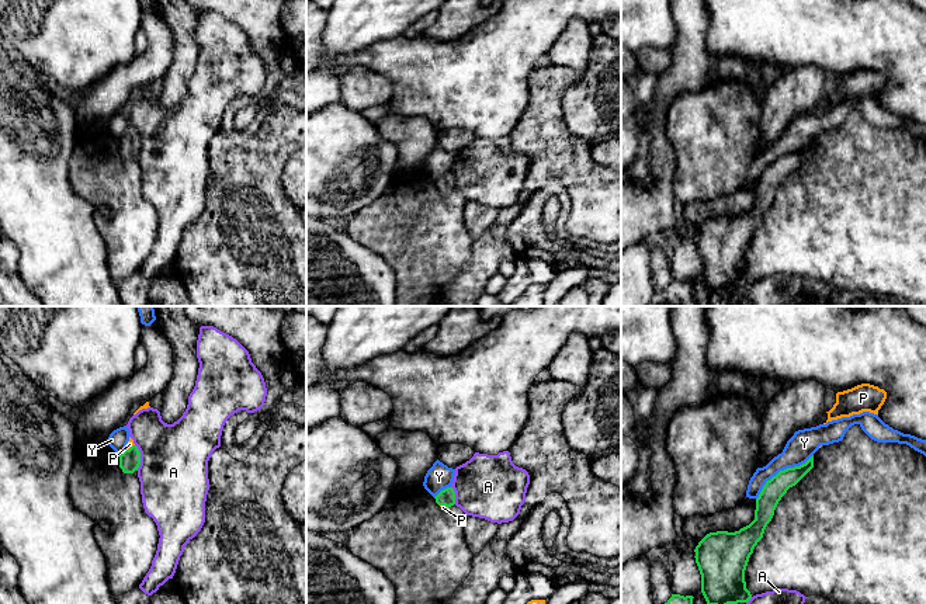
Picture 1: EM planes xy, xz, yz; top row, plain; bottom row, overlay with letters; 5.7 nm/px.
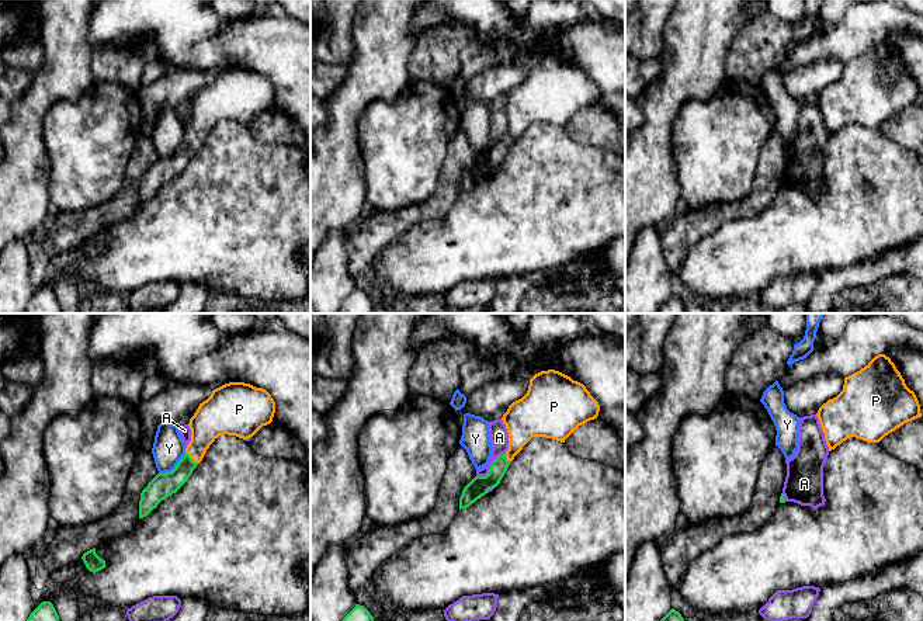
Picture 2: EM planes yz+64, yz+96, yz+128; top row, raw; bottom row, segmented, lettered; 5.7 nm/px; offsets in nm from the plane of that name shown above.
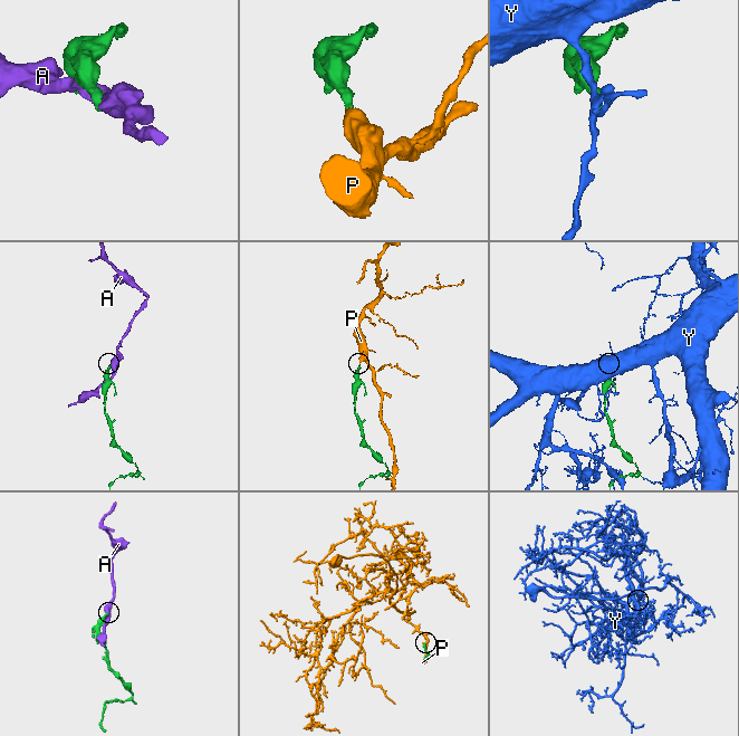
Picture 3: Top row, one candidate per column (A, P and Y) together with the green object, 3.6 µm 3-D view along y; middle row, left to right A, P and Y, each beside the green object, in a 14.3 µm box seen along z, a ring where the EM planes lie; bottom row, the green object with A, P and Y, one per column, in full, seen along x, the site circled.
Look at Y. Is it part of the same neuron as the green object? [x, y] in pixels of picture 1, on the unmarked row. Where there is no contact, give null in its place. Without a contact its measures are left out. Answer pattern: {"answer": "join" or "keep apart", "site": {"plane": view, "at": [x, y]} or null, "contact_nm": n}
{"answer": "keep apart", "site": {"plane": "yz", "at": [780, 156]}, "contact_nm": 420}

